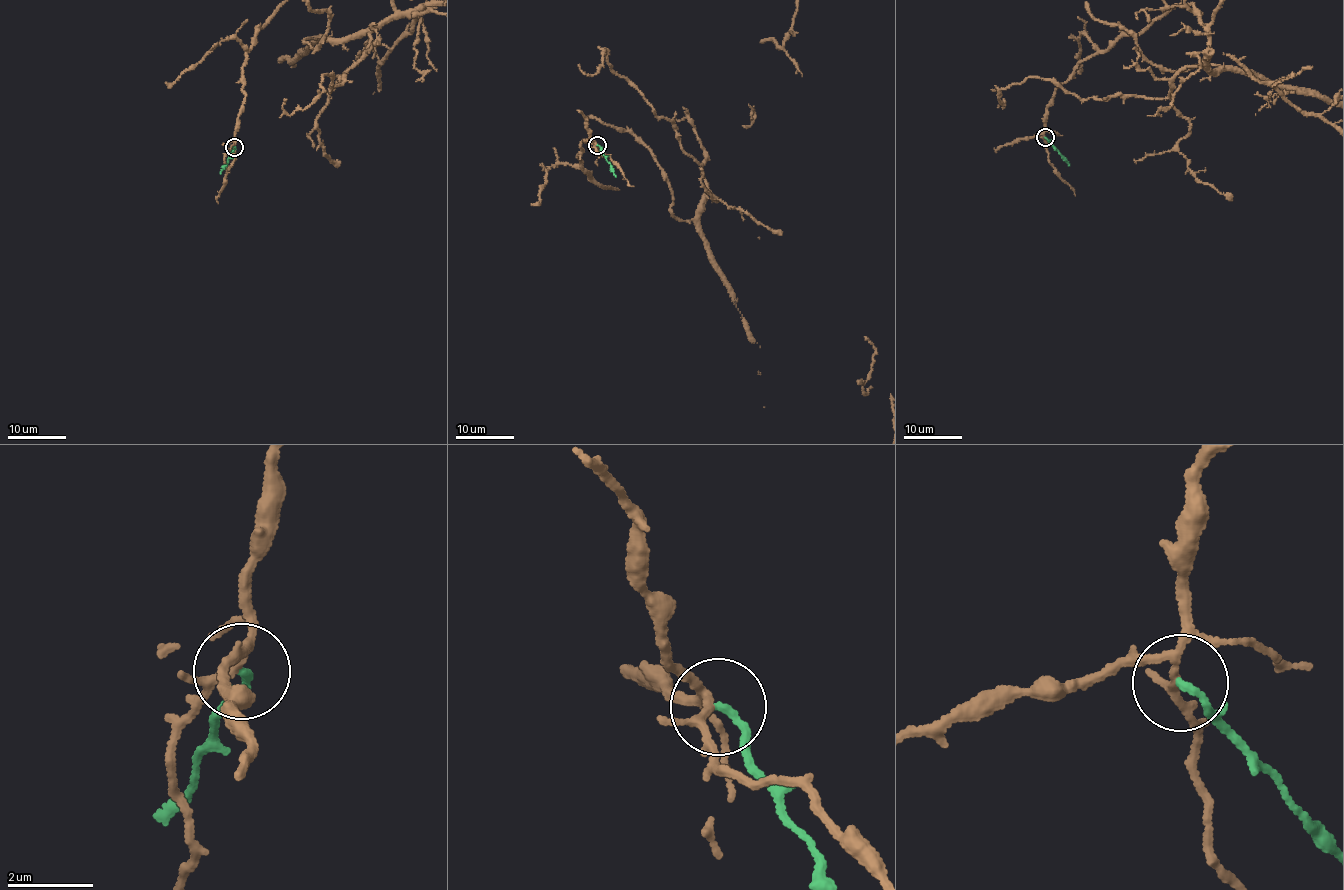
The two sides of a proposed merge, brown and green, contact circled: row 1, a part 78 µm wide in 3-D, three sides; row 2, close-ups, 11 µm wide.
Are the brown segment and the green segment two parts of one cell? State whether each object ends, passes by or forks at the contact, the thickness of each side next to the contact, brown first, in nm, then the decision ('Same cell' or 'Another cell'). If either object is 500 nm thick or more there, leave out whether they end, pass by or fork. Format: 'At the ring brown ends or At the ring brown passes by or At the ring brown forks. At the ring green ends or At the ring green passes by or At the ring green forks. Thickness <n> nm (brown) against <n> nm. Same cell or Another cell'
At the ring brown forks. At the ring green ends. Thickness 160 nm (brown) against 180 nm. Another cell

